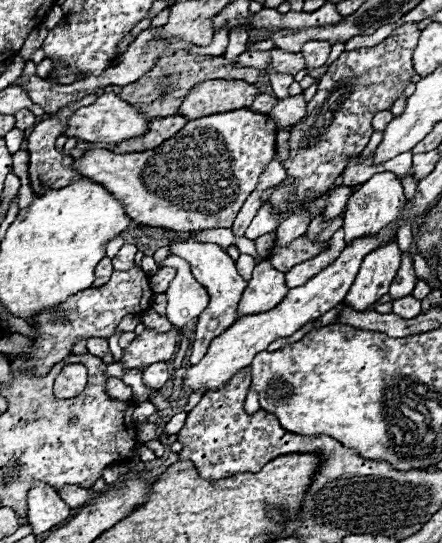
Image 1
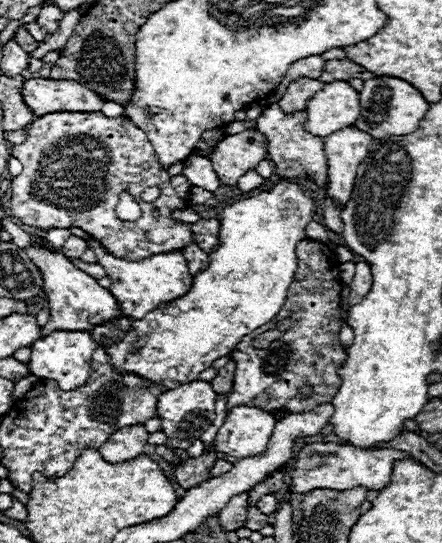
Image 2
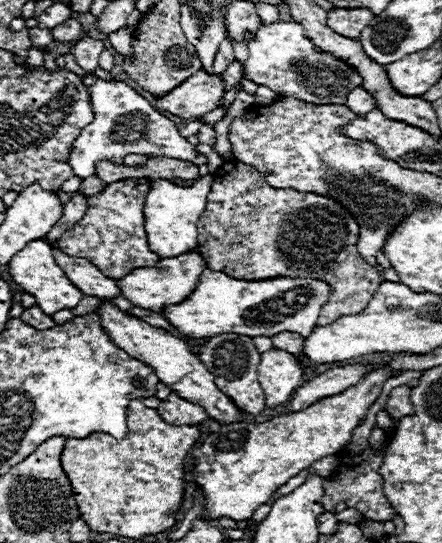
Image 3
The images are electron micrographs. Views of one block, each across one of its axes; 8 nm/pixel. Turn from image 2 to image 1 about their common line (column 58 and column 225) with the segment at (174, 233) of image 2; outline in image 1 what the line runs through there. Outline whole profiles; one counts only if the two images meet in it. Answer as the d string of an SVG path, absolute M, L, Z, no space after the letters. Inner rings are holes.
M248 108L202 116L190 120L176 136L162 142L158 148L144 152L114 154L104 148L90 148L82 158L76 158L74 170L82 176L100 182L124 204L128 216L138 224L158 226L176 232L196 232L210 228L230 228L242 204L254 192L260 174L270 160L276 158L276 124L268 114L258 114Z

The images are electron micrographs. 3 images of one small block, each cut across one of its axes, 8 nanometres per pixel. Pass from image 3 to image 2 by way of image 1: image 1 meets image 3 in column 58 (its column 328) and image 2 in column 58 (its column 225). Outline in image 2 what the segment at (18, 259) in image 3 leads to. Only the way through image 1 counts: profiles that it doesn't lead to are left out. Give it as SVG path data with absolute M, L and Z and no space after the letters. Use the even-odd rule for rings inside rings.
M52 332L46 338L40 338L32 344L32 356L28 360L28 368L34 376L54 380L62 390L78 390L86 384L90 376L92 352L96 350L96 342L88 336L88 332Z

